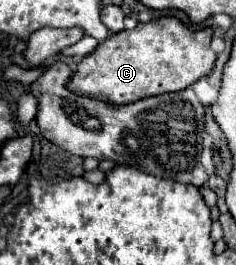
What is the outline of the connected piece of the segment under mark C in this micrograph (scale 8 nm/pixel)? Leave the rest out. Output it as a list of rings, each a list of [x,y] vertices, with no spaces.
[[[175,16],[137,24],[133,30],[121,30],[81,60],[69,82],[69,90],[111,104],[131,104],[147,96],[185,90],[215,66],[217,56],[209,46],[211,36],[211,28],[191,30]]]

